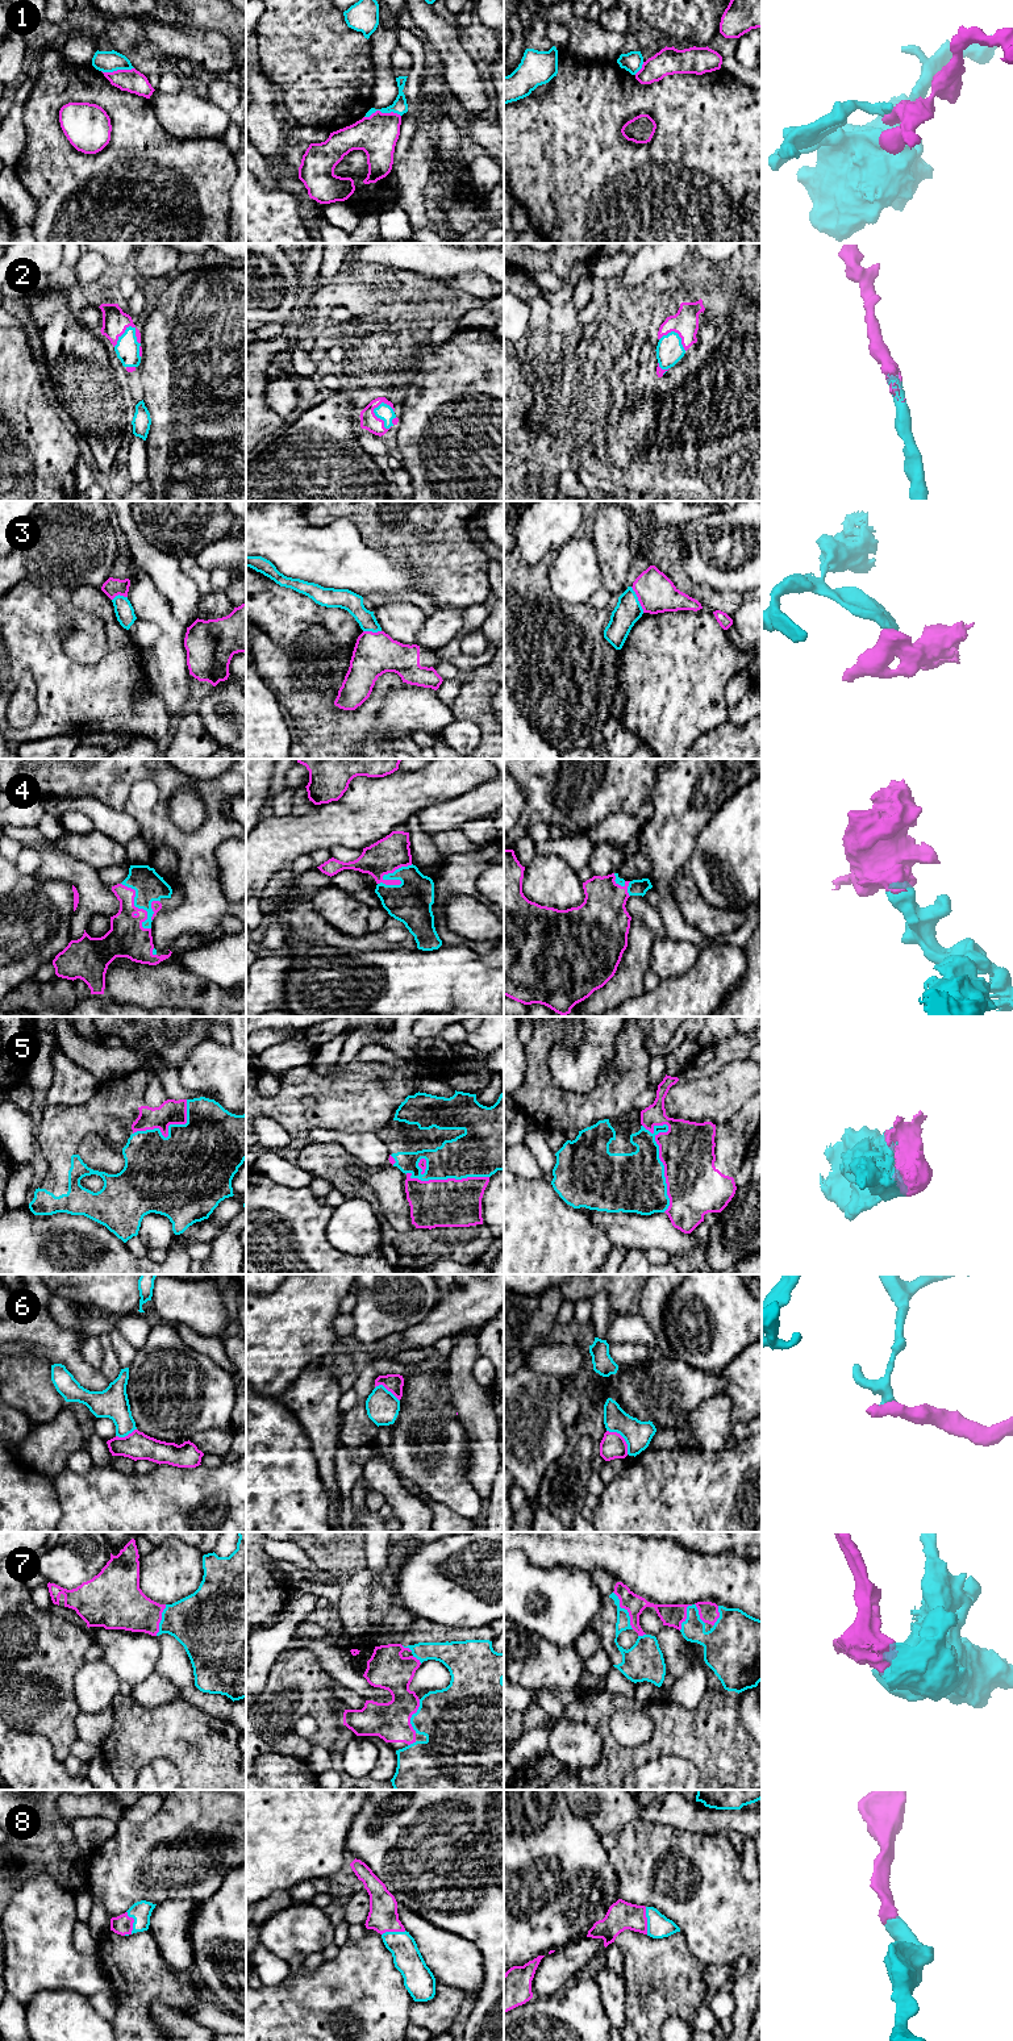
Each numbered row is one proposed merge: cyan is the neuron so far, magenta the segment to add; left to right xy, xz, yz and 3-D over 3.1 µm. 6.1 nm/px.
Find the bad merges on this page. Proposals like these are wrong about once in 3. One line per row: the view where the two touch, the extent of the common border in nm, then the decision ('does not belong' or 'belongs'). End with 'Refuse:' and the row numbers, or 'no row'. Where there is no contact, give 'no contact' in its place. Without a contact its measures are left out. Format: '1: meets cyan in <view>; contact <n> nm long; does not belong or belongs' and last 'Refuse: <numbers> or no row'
1: meets cyan in xz; contact 220 nm long; does not belong
2: meets cyan in xz; contact 180 nm long; belongs
3: meets cyan in yz; contact 180 nm long; does not belong
4: meets cyan in xz; contact 240 nm long; belongs
5: meets cyan in yz; contact 550 nm long; belongs
6: meets cyan in yz; contact 200 nm long; does not belong
7: meets cyan in yz; contact 260 nm long; belongs
8: meets cyan in yz; contact 170 nm long; belongs
Refuse: 1, 3, 6

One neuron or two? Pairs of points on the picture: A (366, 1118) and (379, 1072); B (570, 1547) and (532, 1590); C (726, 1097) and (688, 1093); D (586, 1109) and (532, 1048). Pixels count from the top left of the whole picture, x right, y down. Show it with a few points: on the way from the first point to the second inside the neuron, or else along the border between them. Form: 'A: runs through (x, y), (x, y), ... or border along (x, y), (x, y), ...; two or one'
A: runs through (366, 1106), (367, 1084); one
B: border along (524, 1555), (542, 1568), (583, 1570); two
C: runs through (717, 1098), (697, 1098); one
D: runs through (566, 1109), (537, 1080), (536, 1068); one

